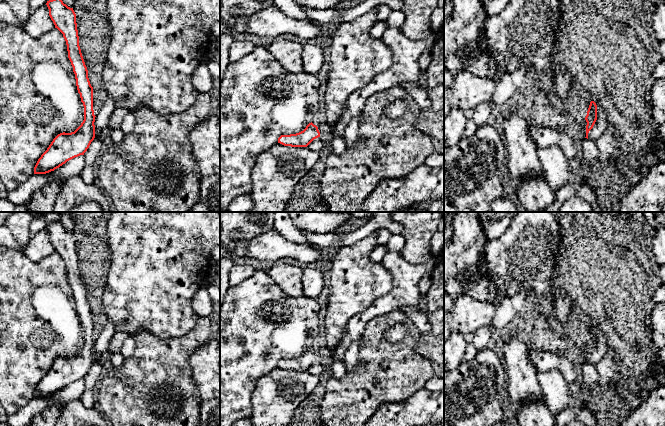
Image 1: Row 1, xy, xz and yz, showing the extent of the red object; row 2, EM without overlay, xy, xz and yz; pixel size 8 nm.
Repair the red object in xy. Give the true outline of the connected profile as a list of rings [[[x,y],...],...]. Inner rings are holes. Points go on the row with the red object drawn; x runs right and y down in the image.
[[[49,0],[46,3],[49,16],[66,41],[68,58],[75,74],[76,86],[84,106],[84,120],[71,133],[58,134],[47,150],[38,159],[34,174],[46,174],[59,168],[67,161],[84,155],[95,138],[95,115],[93,110],[93,87],[88,78],[79,46],[76,14],[62,0]]]

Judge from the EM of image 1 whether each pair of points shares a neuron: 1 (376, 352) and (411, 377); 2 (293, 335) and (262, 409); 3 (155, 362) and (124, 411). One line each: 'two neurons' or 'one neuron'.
1: one neuron
2: two neurons
3: one neuron

